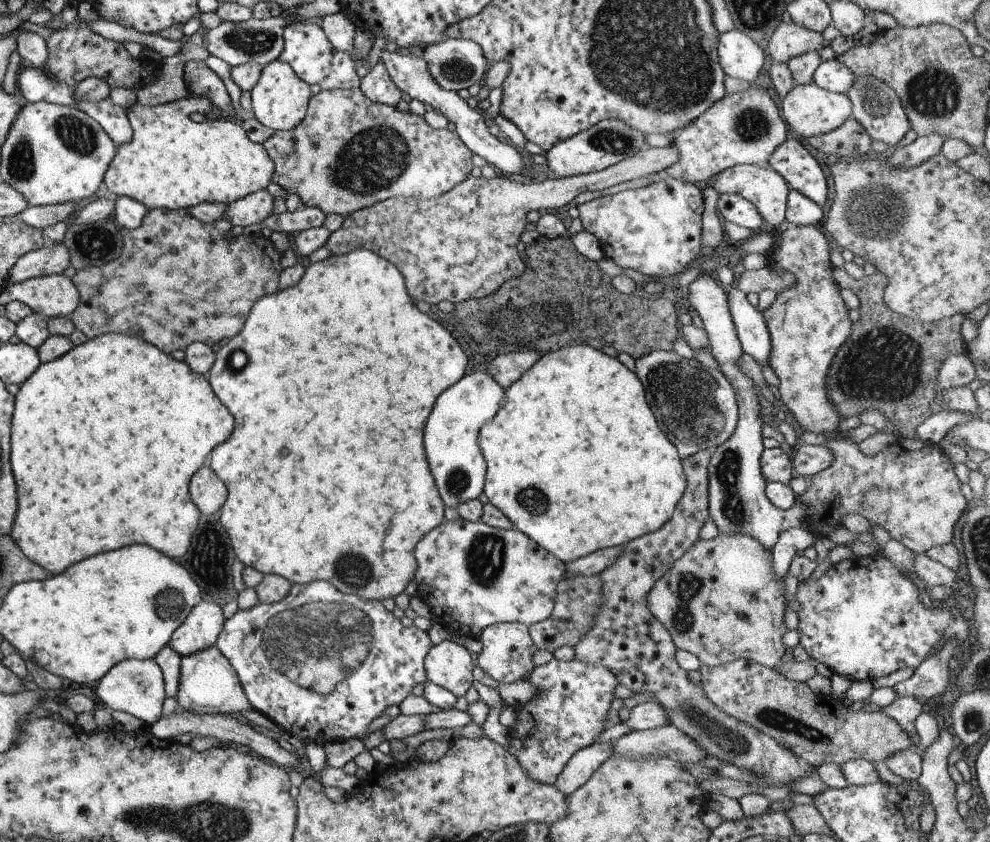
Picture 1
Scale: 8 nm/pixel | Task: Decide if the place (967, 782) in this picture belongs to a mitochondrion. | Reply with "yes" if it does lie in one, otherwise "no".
no

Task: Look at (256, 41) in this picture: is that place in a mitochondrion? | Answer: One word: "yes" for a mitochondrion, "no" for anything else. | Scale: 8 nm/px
yes

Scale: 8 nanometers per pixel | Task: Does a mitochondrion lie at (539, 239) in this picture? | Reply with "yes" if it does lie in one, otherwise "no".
no

